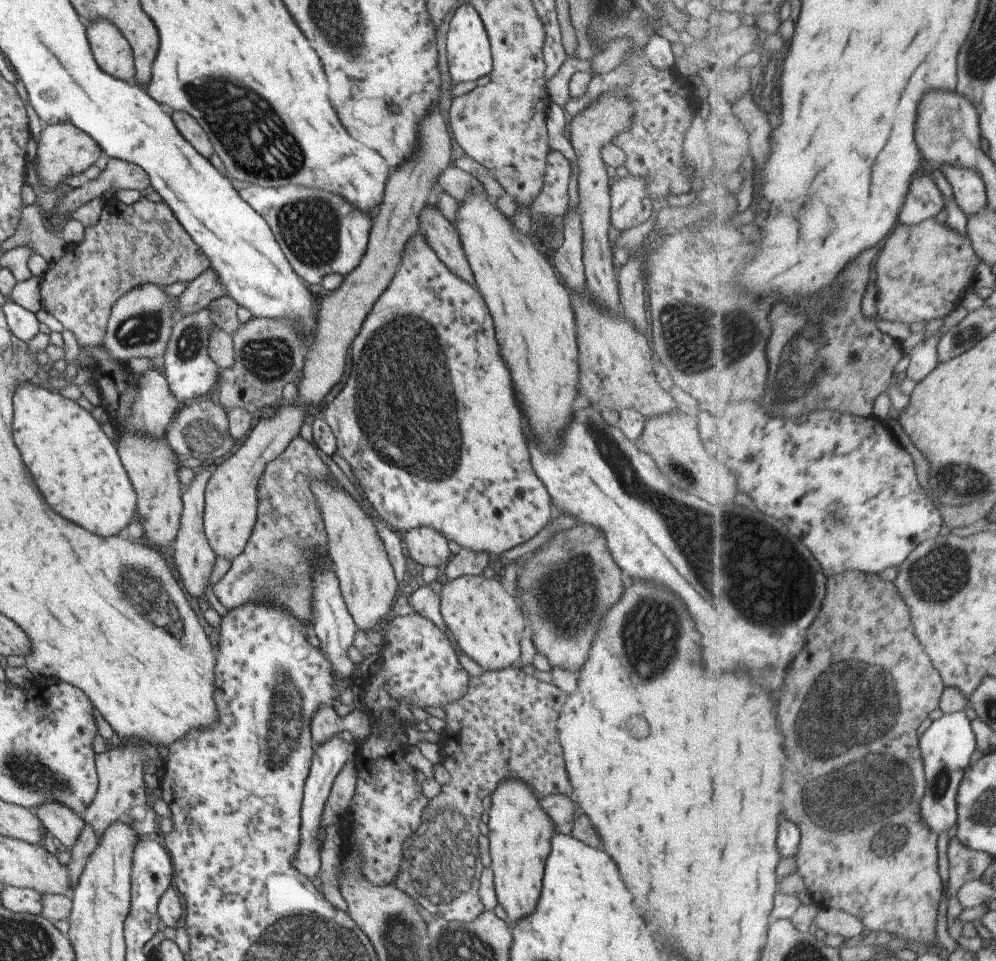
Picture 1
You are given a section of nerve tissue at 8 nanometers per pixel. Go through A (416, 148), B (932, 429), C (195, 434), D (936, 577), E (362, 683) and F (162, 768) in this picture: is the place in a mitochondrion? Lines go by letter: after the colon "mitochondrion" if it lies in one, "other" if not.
A: other
B: other
C: mitochondrion
D: mitochondrion
E: other
F: other

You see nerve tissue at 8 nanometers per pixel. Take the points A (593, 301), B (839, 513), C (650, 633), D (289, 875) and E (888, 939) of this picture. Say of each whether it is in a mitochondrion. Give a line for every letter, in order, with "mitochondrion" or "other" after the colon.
A: other
B: mitochondrion
C: mitochondrion
D: other
E: other

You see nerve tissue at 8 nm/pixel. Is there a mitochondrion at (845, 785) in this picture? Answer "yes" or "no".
yes

